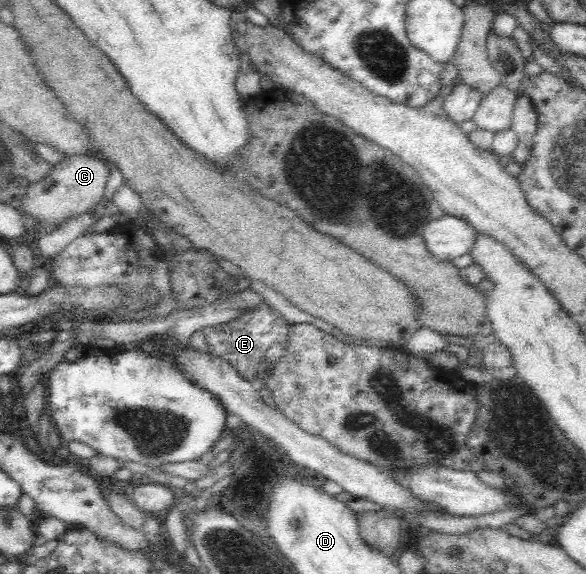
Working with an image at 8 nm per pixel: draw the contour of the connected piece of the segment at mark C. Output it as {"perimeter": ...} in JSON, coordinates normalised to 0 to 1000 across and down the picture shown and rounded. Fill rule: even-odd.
{"perimeter":[[[160,267],[142,268],[142,272],[121,272],[113,274],[94,284],[84,300],[84,307],[77,314],[67,314],[67,317],[51,319],[39,338],[39,348],[36,348],[36,364],[46,368],[48,385],[44,392],[49,394],[49,387],[56,385],[77,385],[87,392],[101,392],[113,385],[116,380],[125,380],[138,371],[148,371],[155,362],[164,362],[171,359],[174,348],[177,347],[177,331],[186,310],[186,284],[171,279],[171,272]]]}

